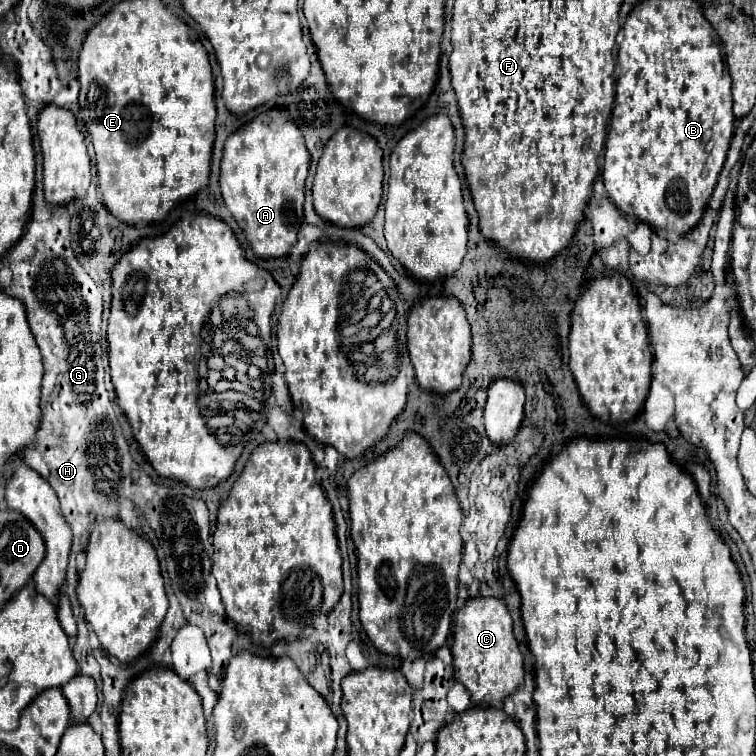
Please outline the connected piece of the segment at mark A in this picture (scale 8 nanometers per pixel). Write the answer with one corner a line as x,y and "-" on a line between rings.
271,109
257,115
227,139
219,179
221,195
257,257
287,257
297,241
297,231
303,223
307,173
309,151
299,127
289,119
285,109

